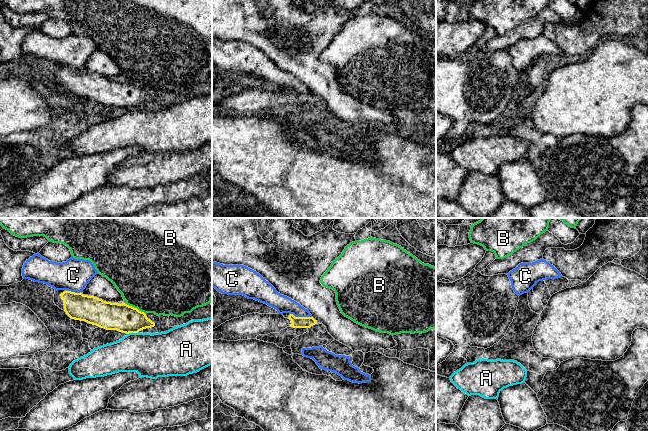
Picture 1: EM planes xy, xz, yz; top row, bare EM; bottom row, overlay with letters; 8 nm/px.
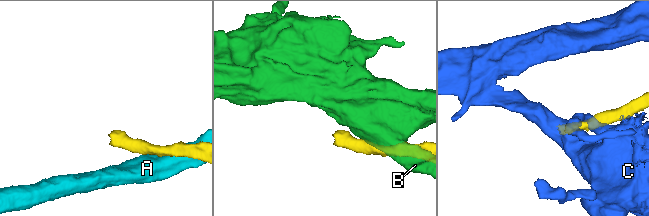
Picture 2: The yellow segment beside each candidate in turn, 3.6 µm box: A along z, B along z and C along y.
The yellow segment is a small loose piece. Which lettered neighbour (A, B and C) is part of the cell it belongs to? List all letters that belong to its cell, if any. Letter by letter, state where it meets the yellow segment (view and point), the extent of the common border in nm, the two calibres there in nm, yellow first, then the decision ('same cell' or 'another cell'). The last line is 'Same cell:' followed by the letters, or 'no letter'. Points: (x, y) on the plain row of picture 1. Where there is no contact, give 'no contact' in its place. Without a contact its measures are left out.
A: xy (132, 108) | 90 nm | 220/360 nm | another cell
B: xy (135, 84) | 170 nm | 220/480 nm | another cell
C: xz (301, 93) | 180 nm | 100/140 nm | another cell
Same cell: no letter

